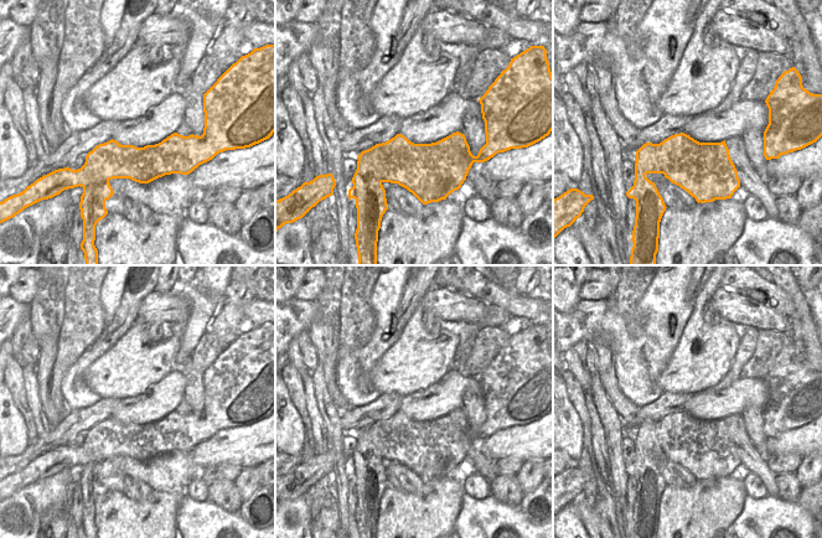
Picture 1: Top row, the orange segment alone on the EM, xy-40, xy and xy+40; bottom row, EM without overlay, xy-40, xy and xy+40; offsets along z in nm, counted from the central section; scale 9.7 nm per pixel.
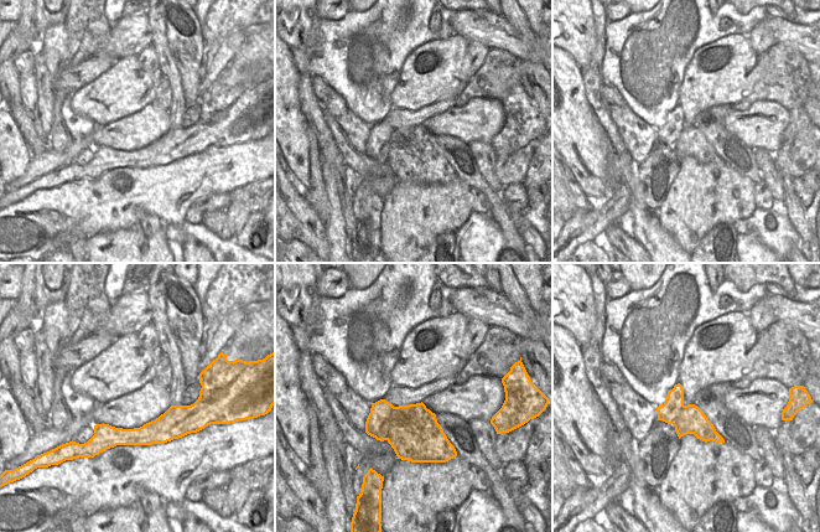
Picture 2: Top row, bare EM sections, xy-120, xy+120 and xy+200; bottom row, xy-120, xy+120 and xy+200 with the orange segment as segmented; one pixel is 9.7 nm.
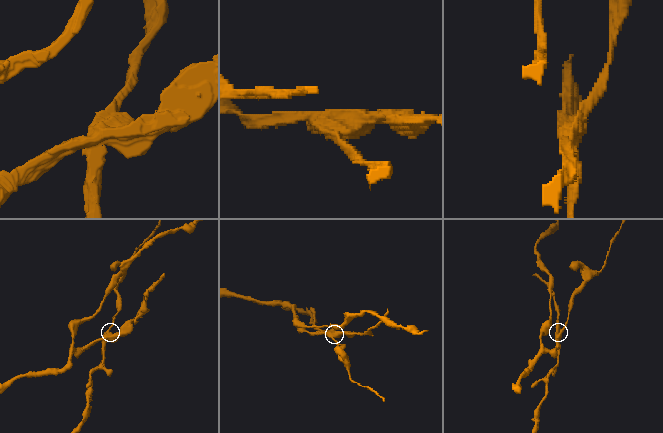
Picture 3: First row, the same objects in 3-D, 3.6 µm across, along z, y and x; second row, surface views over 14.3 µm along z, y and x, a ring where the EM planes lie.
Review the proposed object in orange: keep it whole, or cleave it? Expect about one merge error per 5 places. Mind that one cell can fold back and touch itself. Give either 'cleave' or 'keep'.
cleave

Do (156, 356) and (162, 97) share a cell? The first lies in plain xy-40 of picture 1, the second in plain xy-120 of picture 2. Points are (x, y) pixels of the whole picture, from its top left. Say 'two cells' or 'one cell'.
two cells

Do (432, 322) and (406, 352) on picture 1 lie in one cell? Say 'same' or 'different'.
different

